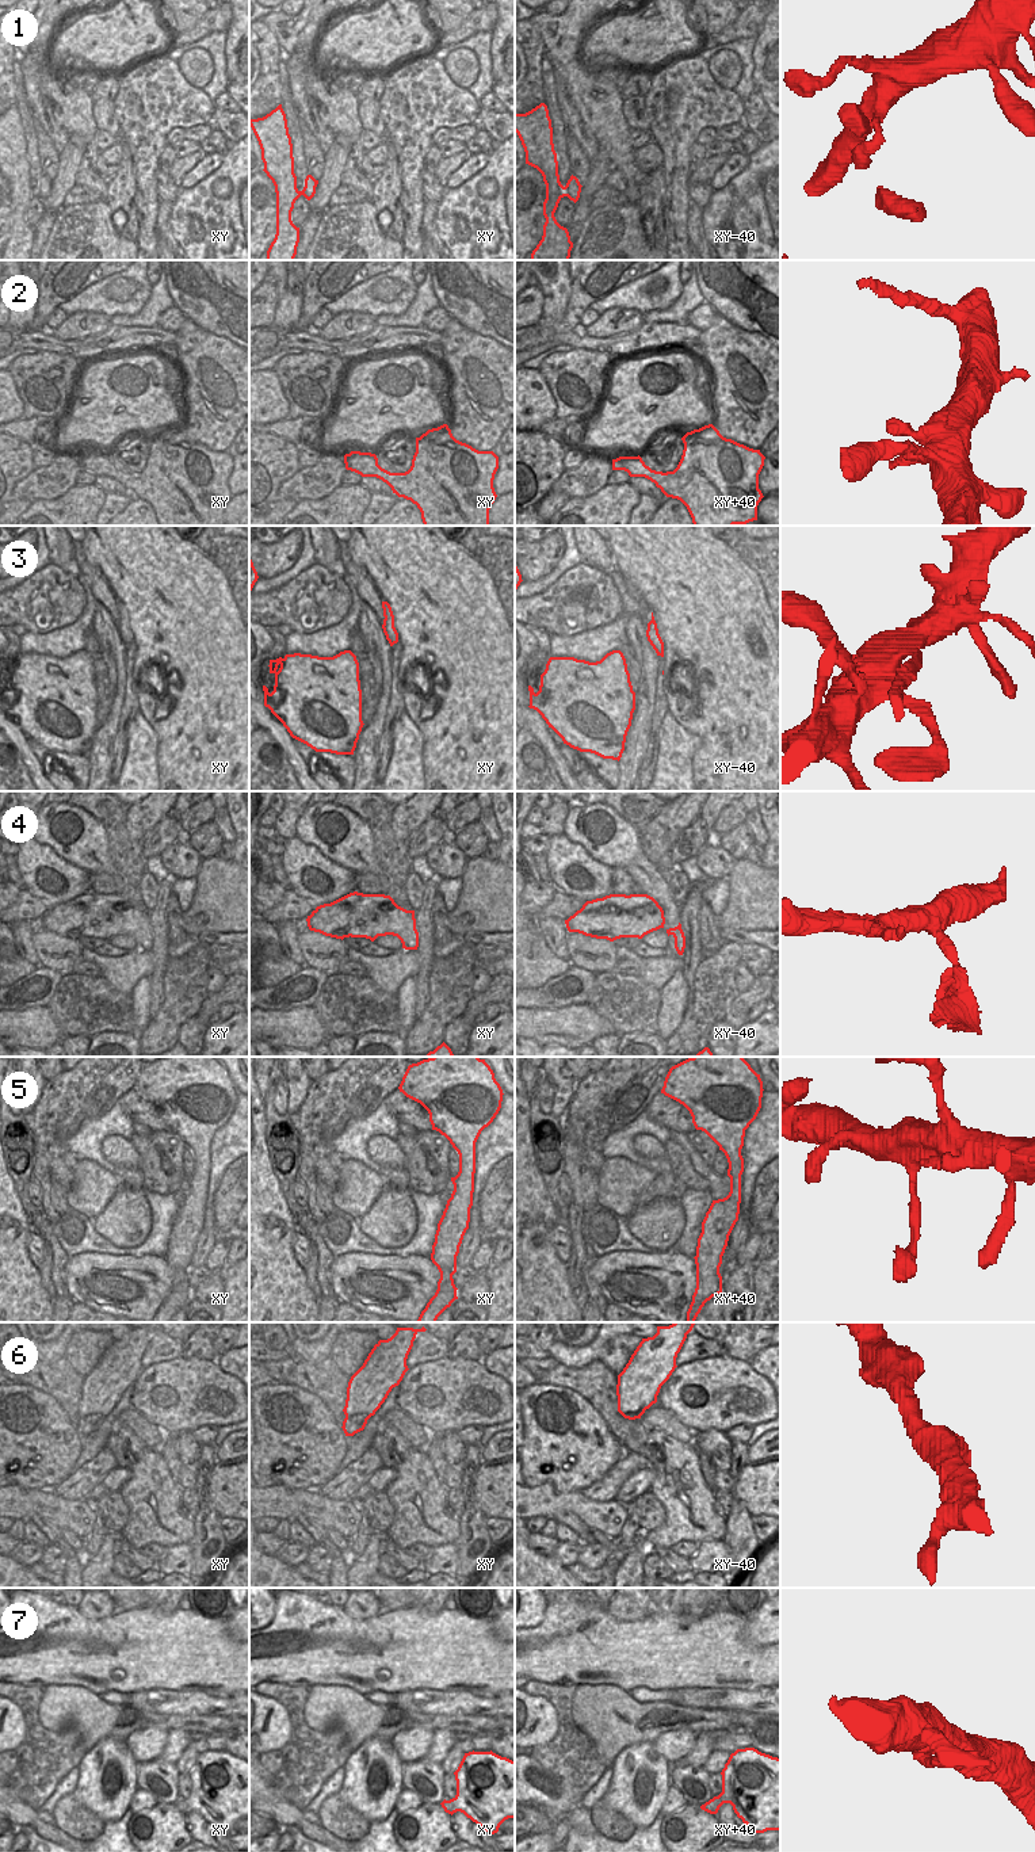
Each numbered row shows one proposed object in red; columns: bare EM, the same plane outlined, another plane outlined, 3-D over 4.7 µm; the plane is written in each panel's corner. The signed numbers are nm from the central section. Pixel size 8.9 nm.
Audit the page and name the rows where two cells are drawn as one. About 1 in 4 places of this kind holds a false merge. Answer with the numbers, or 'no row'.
3.

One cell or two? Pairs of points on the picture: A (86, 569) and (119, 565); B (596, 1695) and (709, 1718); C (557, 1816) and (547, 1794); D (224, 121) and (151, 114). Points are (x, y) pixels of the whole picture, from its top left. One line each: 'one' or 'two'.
A: two
B: one
C: two
D: two

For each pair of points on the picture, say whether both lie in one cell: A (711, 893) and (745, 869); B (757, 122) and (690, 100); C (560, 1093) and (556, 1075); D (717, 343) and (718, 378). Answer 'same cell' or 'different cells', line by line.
A: different cells
B: different cells
C: same cell
D: same cell

